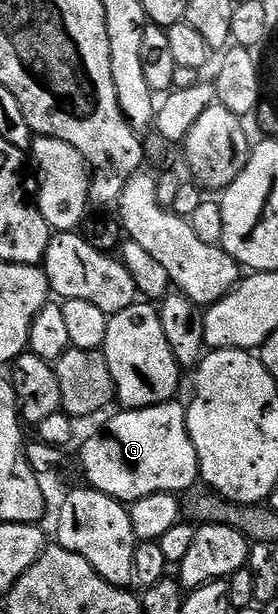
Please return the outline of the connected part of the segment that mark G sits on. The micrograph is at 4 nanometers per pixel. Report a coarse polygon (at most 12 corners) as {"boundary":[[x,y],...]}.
{"boundary":[[185,404],[117,410],[79,448],[125,505],[197,486]]}

